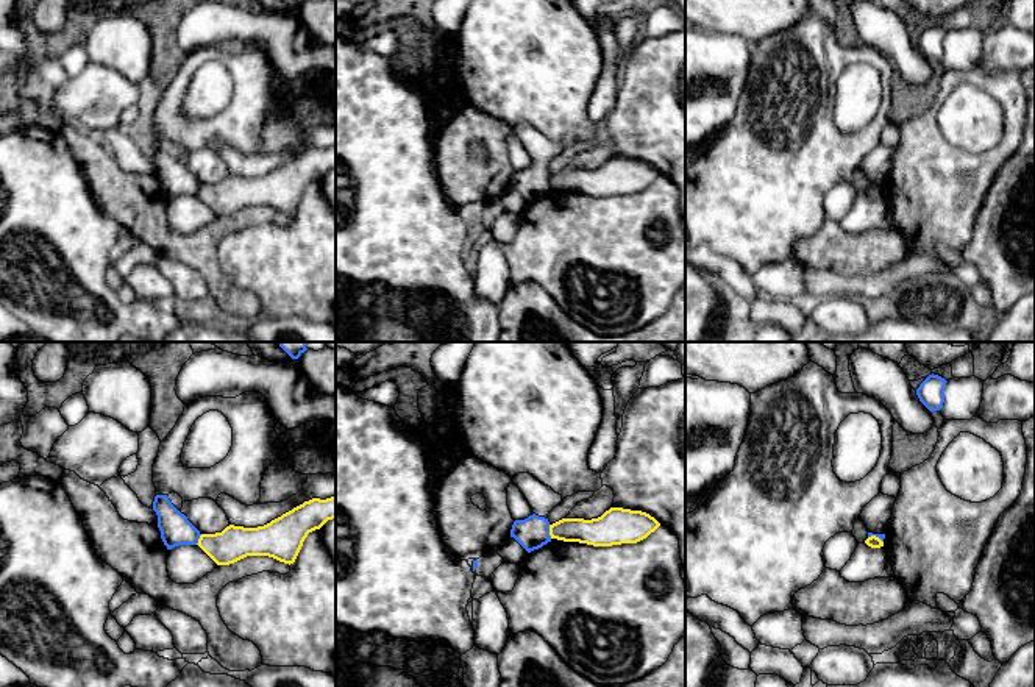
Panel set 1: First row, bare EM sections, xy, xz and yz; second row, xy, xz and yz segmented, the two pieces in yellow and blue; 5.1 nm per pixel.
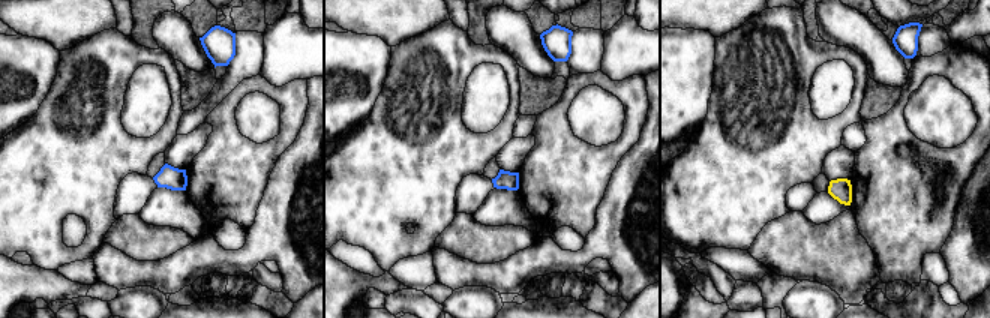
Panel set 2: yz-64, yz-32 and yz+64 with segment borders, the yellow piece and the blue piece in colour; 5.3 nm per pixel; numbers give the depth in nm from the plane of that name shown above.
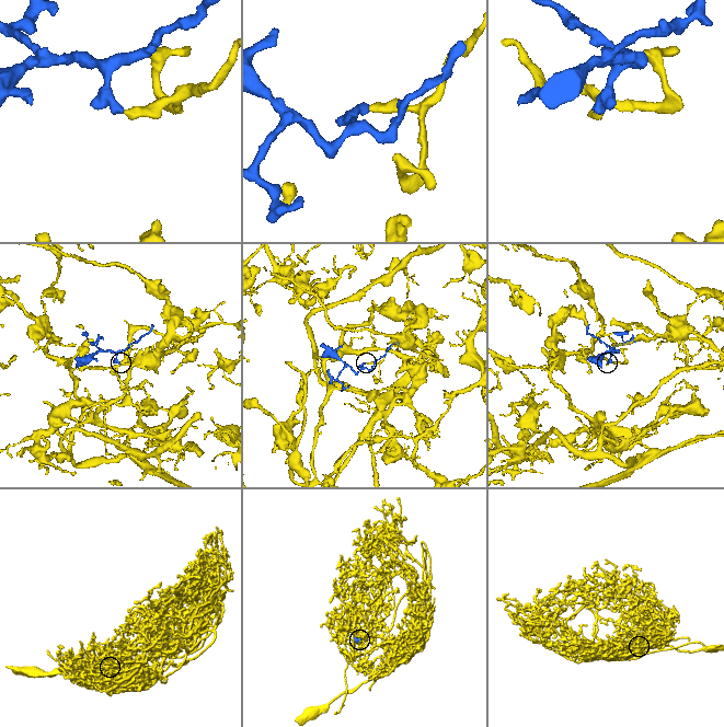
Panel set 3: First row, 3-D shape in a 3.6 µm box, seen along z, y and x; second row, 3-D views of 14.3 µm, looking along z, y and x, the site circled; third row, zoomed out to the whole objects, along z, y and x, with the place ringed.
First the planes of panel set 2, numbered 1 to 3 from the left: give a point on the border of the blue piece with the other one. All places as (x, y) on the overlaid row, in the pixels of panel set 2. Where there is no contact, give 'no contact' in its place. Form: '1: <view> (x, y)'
1: no contact
2: no contact
3: no contact

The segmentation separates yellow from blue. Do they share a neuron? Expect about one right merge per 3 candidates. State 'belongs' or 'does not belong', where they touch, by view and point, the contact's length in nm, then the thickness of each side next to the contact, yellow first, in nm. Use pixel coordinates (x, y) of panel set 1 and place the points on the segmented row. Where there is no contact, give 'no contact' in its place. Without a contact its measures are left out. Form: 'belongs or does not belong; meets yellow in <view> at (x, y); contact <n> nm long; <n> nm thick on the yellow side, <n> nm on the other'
does not belong; meets yellow in xz at (550, 531); contact 70 nm long; 140 nm thick on the yellow side, 170 nm on the other

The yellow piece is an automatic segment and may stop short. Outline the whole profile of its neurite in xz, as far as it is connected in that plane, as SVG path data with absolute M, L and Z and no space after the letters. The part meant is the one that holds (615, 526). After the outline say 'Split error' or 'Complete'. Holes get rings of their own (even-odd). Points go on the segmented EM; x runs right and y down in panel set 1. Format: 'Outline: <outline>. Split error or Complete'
Outline: M610 507L601 517L562 518L550 525L551 539L593 546L637 543L654 532L660 523L646 512Z. Complete

